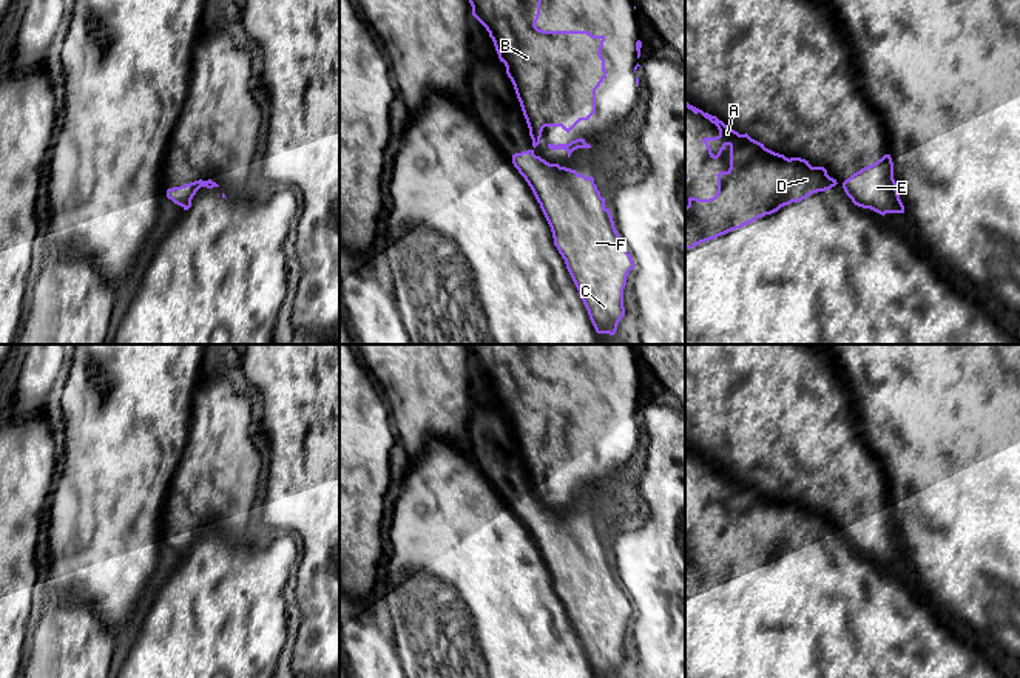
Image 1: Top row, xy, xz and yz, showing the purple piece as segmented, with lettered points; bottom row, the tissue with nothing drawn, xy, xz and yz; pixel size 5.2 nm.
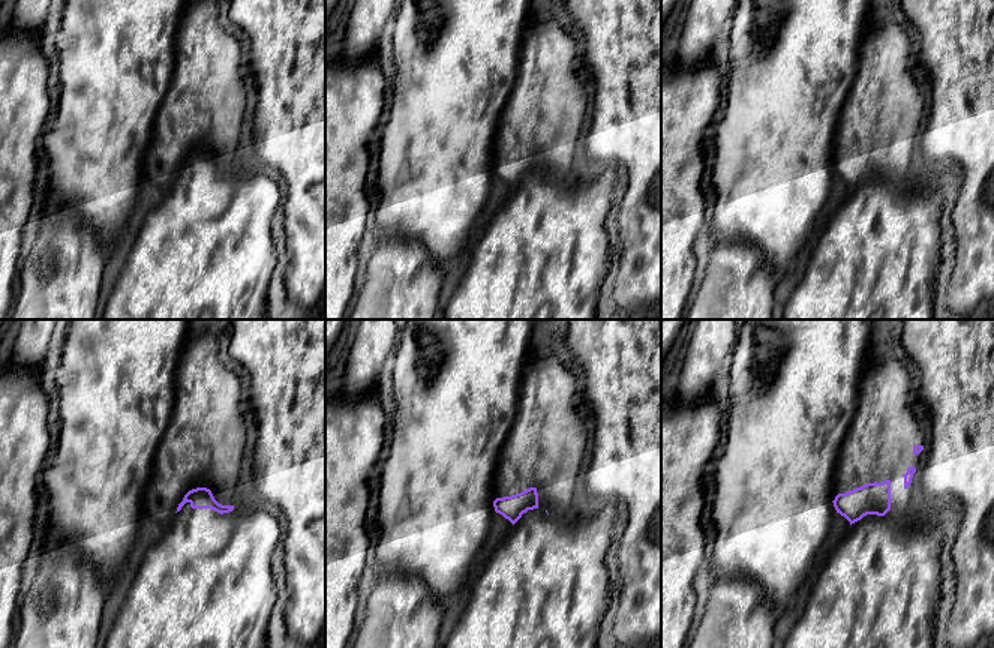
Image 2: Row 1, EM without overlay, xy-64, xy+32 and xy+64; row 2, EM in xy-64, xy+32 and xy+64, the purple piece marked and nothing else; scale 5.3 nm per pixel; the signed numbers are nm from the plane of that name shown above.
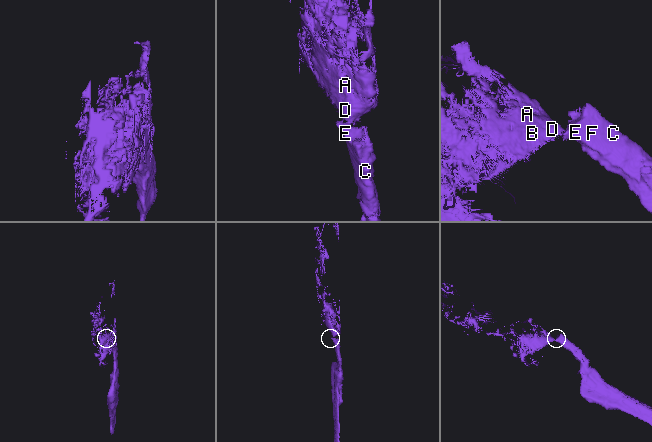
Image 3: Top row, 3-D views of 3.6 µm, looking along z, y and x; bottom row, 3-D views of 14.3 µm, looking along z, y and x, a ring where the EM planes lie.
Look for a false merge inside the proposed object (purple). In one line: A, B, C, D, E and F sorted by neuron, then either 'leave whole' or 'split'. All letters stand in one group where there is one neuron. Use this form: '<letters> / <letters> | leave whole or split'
A B D / C E F | split

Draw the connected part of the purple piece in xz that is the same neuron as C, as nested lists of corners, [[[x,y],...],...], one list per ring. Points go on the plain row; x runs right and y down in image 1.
[[[534,496],[512,500],[512,510],[540,550],[596,678],[616,678],[634,609],[594,524],[549,510]]]

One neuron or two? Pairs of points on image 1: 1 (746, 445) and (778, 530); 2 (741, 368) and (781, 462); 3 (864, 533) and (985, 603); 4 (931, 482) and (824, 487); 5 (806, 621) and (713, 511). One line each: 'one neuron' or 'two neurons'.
1: two neurons
2: one neuron
3: two neurons
4: two neurons
5: one neuron

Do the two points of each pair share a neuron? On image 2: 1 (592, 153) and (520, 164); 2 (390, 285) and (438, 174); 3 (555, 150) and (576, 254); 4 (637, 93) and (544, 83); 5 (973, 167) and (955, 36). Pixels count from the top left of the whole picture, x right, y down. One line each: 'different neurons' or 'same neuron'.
1: different neurons
2: different neurons
3: different neurons
4: different neurons
5: same neuron

